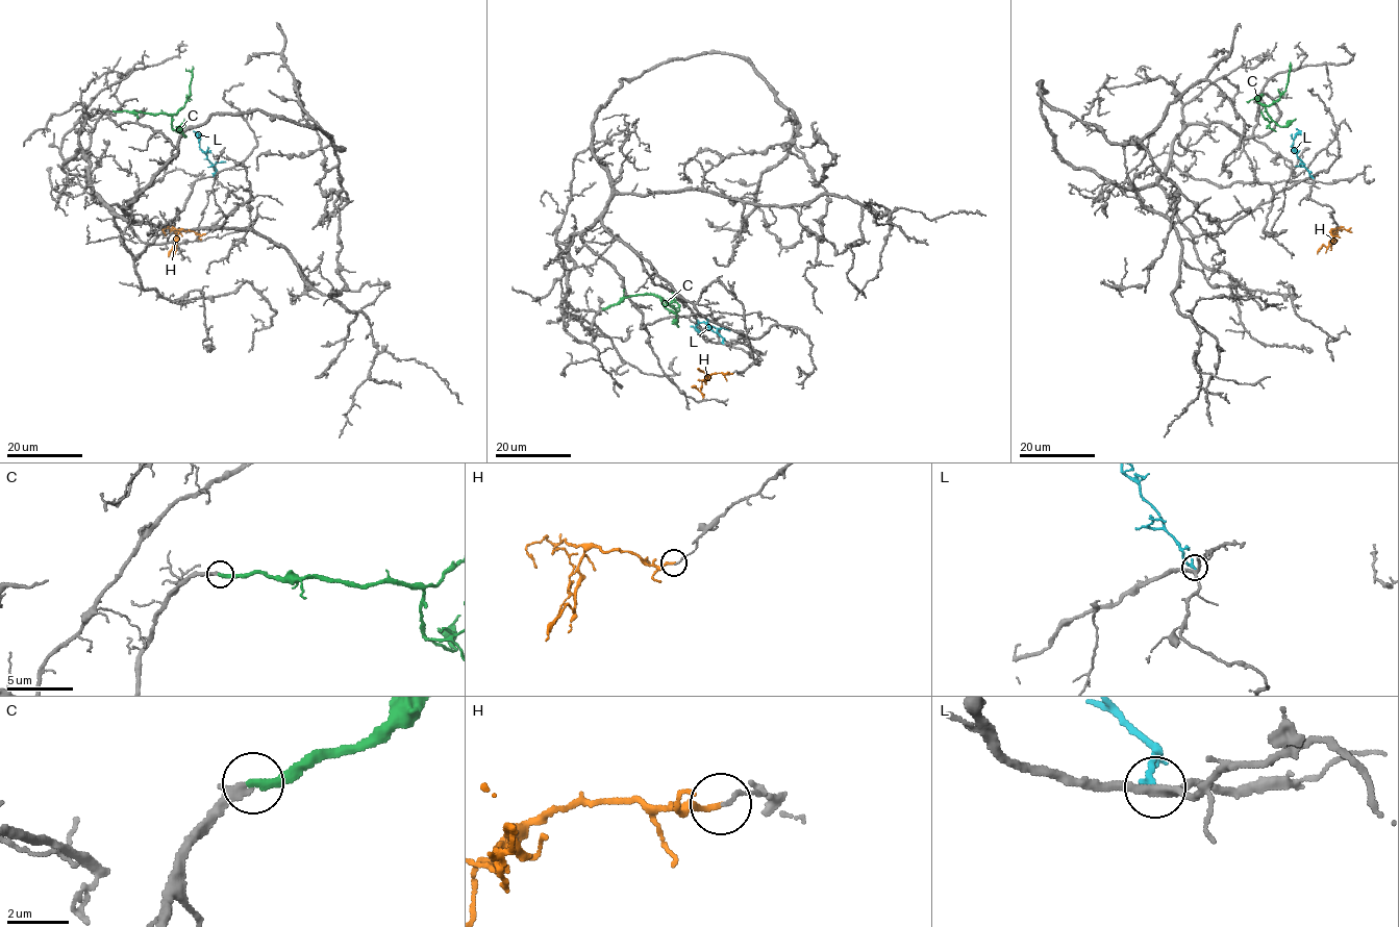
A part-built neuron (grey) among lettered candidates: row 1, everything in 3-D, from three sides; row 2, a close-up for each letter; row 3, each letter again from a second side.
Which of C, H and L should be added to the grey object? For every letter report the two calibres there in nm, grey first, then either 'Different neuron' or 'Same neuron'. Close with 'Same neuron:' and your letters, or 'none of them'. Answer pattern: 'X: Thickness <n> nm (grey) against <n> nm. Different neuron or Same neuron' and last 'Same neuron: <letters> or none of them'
C: Thickness 260 nm (grey) against 300 nm. Same neuron
H: Thickness 120 nm (grey) against 170 nm. Different neuron
L: Thickness 240 nm (grey) against 220 nm. Different neuron
Same neuron: C

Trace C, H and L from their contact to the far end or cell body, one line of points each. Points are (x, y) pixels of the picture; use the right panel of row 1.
C: (1263, 94), (1256, 98), (1257, 102), (1268, 105), (1285, 91), (1290, 65)
H: (1333, 237), (1330, 229), (1332, 240), (1317, 253)
L: (1313, 177), (1293, 149), (1298, 130), (1296, 128)

